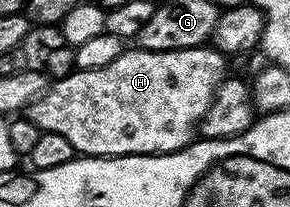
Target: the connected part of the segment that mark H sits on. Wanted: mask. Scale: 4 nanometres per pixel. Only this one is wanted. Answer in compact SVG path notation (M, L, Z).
M206 45L178 51L122 50L111 65L98 71L74 69L60 76L27 108L27 117L41 130L59 133L71 141L74 152L85 157L115 155L166 155L194 142L201 118L217 95L217 87L227 78L227 59L216 47Z

